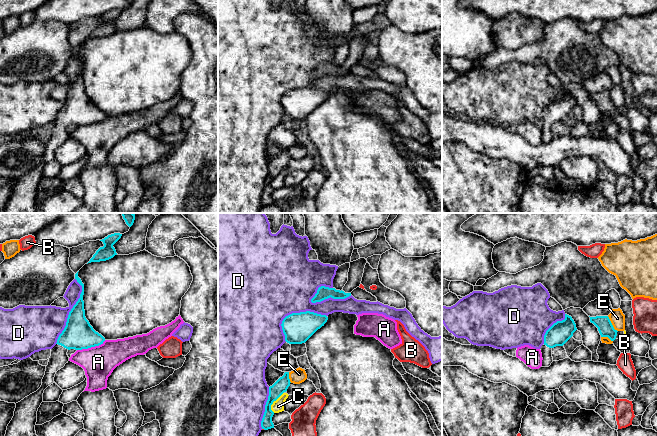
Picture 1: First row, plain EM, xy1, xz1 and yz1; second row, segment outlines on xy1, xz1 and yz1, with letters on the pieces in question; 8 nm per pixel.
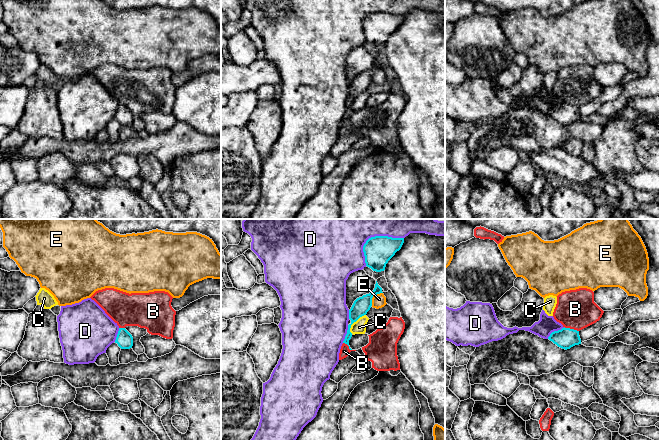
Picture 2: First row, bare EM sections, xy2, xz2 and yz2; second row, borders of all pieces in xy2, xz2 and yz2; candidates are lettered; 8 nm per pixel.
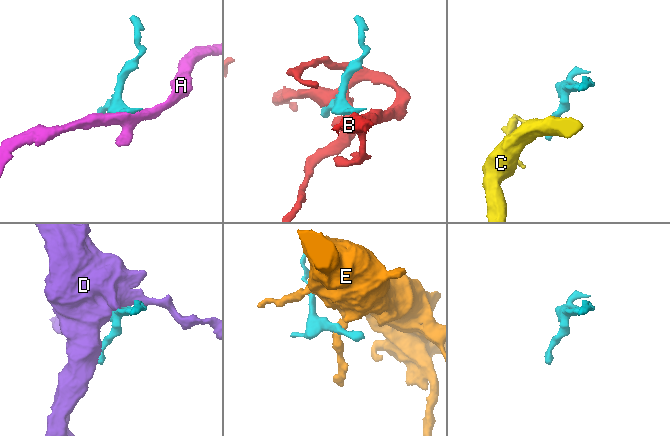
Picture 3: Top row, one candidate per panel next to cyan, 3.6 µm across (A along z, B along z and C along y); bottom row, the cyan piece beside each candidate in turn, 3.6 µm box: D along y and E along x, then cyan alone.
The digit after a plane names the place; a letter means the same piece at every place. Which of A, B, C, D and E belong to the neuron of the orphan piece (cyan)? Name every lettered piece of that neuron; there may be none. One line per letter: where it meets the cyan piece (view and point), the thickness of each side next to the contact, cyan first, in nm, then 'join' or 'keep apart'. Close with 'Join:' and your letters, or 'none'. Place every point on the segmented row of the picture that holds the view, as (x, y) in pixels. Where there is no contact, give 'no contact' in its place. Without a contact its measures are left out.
A: contact xy1 (91, 346); calibres 240 and 260 nm; keep apart
B: contact yz2 (571, 329); calibres 160 and 320 nm; keep apart
C: contact xz2 (354, 321); calibres 140 and 110 nm; keep apart
D: contact xz1 (330, 296); calibres 100 and 280 nm; keep apart
E: contact xz2 (372, 297); calibres 140 and 110 nm; keep apart
Join: none

